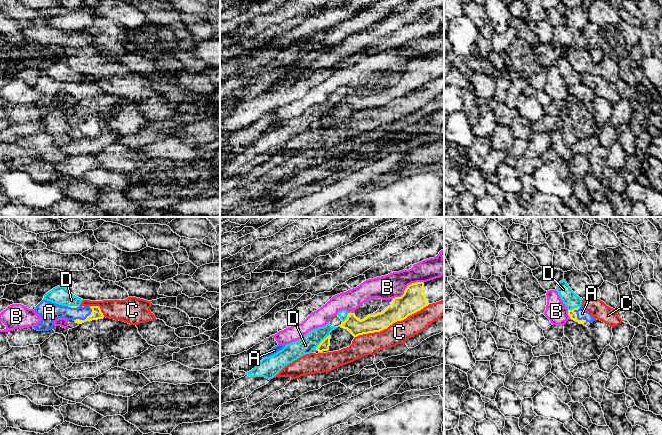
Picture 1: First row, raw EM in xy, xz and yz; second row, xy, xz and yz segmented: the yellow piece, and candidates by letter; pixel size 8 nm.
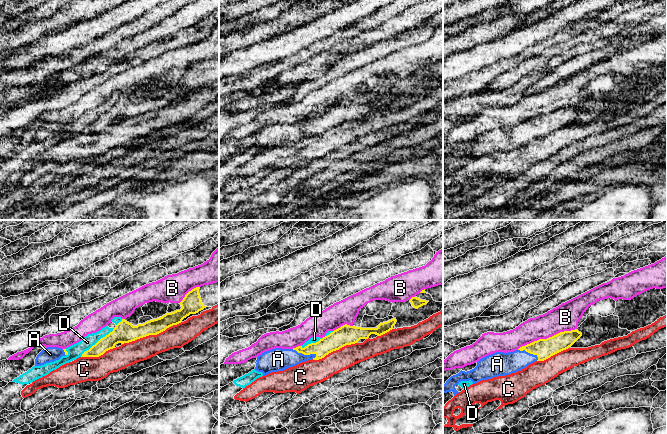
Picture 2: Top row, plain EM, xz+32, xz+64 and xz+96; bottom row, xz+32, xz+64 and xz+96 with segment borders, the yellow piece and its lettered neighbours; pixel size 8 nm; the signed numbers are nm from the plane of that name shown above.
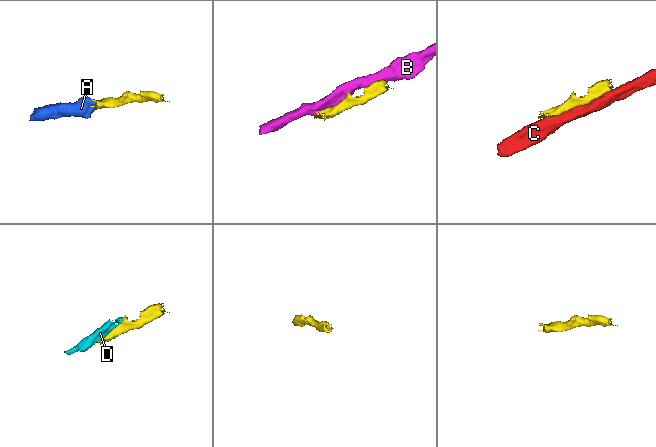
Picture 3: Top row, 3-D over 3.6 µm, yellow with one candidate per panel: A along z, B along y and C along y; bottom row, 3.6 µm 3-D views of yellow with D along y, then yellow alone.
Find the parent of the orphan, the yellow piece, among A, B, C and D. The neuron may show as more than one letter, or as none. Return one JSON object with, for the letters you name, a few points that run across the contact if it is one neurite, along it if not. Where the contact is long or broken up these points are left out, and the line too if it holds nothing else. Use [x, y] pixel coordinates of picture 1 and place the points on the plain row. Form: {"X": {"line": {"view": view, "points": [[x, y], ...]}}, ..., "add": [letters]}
{"A": {"line": {"view": "xy", "points": [[96, 89], [91, 89], [86, 94], [82, 90], [56, 87]]}}, "add": ["A"]}

